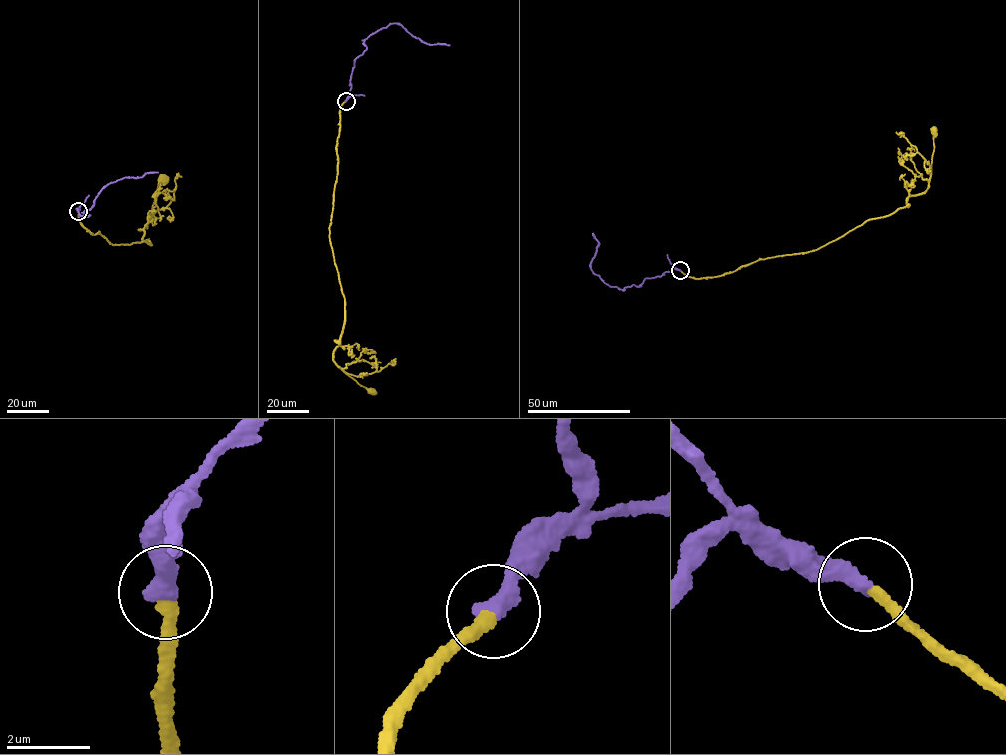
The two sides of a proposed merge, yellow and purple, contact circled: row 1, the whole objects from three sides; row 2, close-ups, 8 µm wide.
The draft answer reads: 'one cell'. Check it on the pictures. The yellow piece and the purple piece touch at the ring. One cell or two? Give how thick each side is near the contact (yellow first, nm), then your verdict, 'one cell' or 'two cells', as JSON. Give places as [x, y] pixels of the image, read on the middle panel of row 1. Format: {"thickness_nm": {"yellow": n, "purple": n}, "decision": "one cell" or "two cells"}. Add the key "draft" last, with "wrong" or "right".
{"thickness_nm": {"yellow": 280, "purple": 460}, "decision": "one cell", "draft": "right"}

